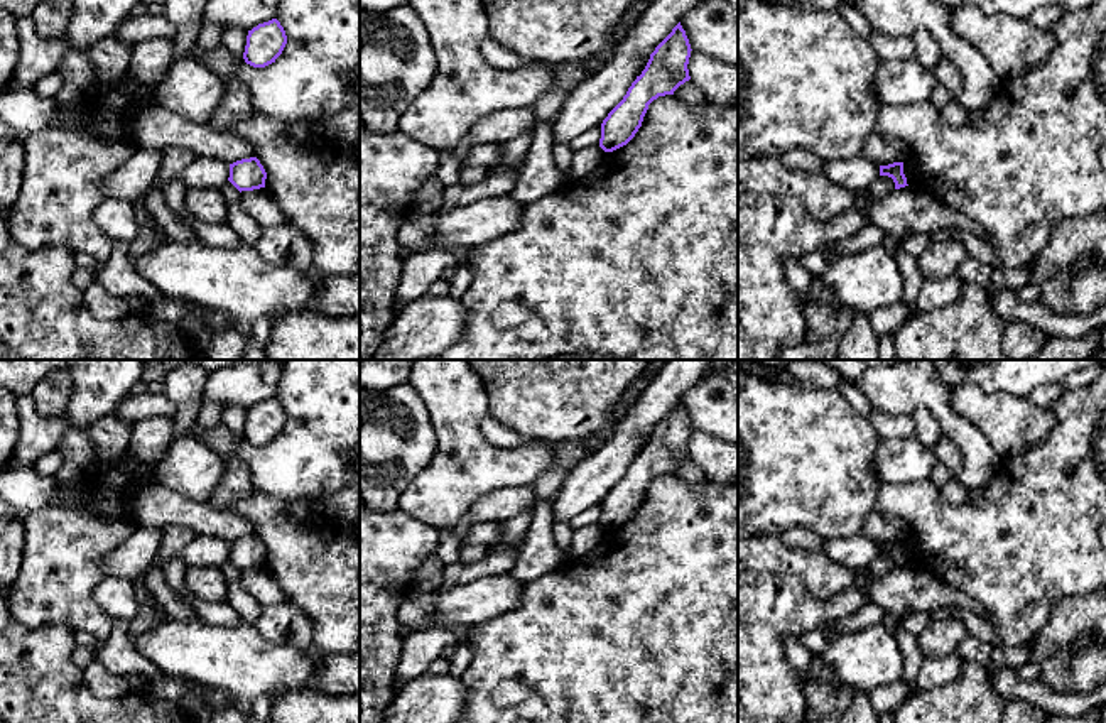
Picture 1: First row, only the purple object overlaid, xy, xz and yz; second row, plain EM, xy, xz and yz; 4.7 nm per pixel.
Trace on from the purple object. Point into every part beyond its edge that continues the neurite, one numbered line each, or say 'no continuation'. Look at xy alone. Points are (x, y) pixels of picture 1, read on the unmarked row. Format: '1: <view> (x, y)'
no continuation

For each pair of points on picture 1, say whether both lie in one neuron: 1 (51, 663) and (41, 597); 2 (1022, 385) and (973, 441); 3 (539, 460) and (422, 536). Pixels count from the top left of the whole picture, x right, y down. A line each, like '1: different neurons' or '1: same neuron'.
1: different neurons
2: different neurons
3: different neurons

